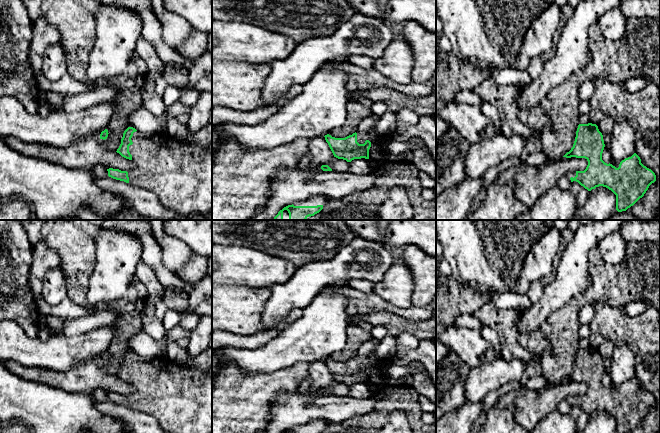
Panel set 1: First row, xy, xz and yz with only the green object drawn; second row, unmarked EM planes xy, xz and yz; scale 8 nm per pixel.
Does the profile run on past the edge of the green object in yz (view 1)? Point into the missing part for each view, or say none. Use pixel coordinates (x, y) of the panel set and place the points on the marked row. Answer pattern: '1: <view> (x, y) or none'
1: yz (571, 174)

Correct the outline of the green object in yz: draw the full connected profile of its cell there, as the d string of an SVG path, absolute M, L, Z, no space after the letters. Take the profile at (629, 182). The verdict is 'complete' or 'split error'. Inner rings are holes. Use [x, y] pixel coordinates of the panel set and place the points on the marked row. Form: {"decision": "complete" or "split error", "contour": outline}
{"decision": "split error", "contour": "M579 124L573 147L563 157L585 158L588 165L584 171L569 172L567 176L571 182L576 181L588 191L603 186L616 195L616 210L626 211L644 196L649 186L656 181L655 173L641 163L640 157L634 153L631 157L625 158L616 168L602 160L602 153L605 144L603 135L596 124Z"}

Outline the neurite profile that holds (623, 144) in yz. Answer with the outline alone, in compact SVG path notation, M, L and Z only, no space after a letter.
M618 121L614 123L611 136L612 160L620 164L622 160L631 157L636 151L635 131L629 122Z

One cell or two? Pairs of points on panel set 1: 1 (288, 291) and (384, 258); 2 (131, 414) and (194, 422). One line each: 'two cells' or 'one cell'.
1: one cell
2: two cells

